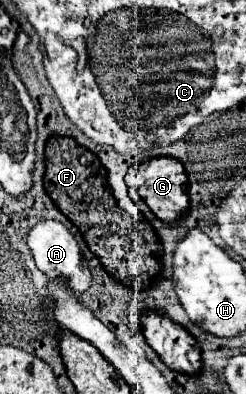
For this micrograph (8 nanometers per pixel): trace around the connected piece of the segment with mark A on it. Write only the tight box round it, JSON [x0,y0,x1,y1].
[28,220,90,294]

